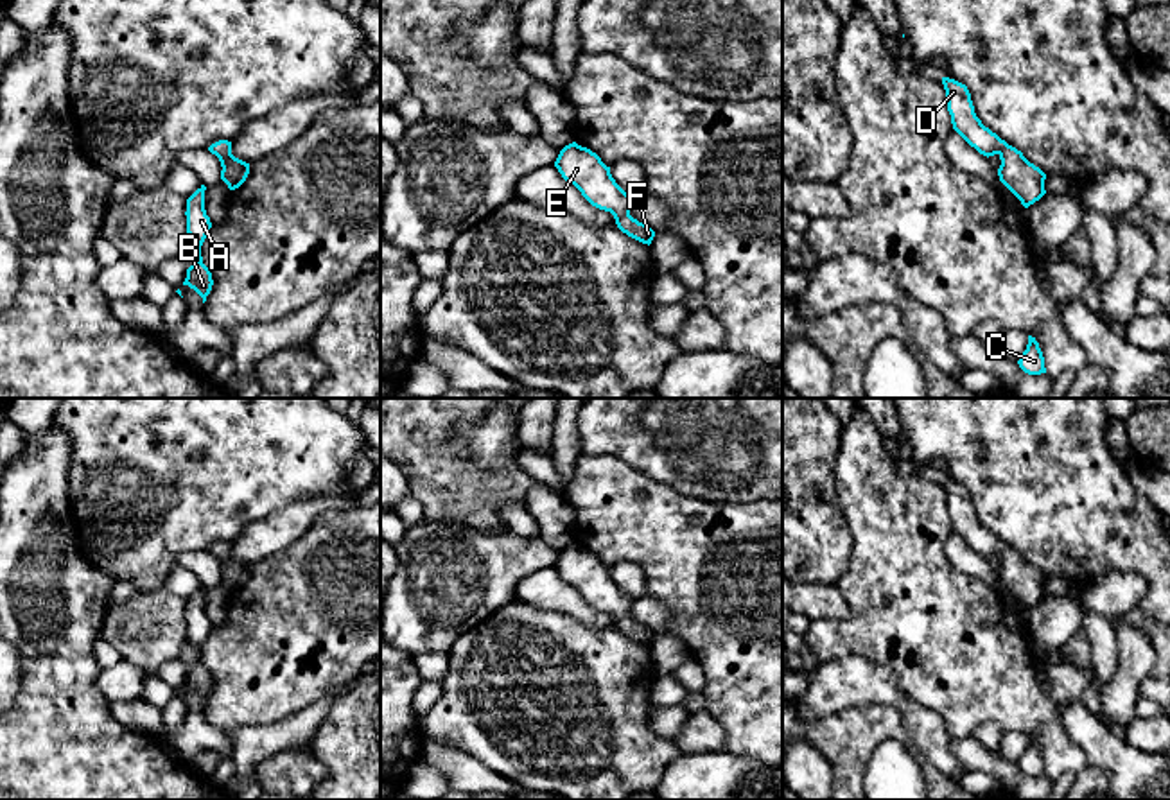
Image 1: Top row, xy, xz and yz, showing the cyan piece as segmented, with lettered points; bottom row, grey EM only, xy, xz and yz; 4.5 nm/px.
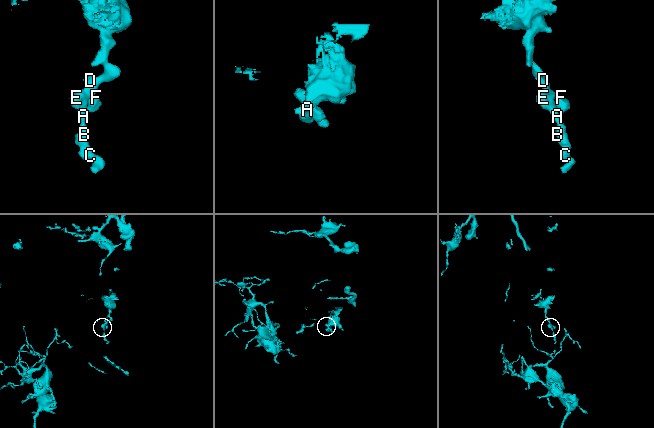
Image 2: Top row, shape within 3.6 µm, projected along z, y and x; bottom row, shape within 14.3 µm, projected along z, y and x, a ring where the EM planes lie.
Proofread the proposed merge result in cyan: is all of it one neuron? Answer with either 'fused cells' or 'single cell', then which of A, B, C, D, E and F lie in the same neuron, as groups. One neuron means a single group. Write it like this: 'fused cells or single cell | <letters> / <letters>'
single cell | A B C D E F

